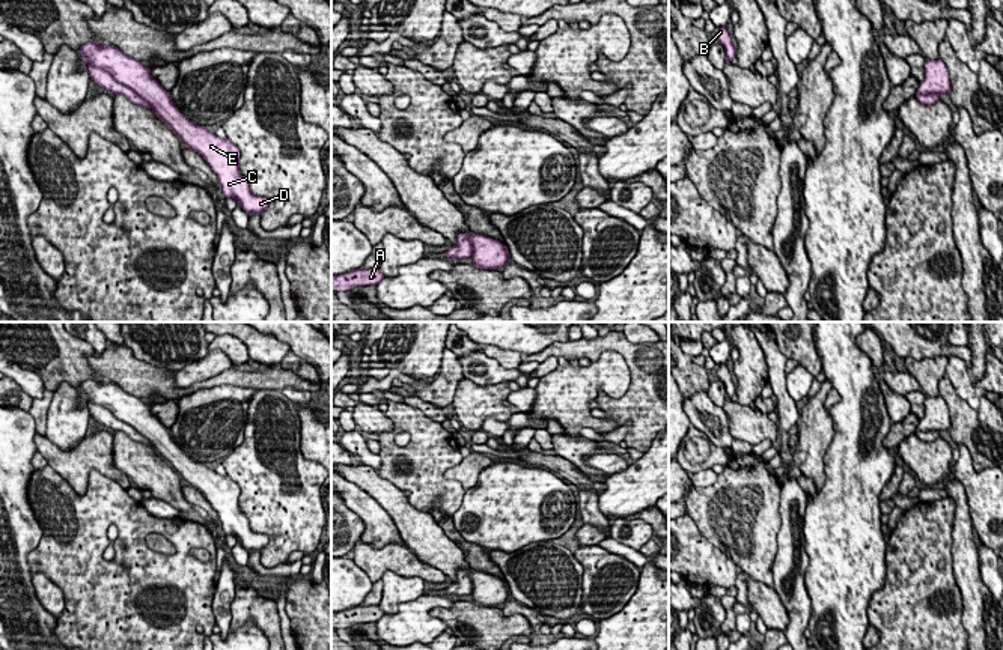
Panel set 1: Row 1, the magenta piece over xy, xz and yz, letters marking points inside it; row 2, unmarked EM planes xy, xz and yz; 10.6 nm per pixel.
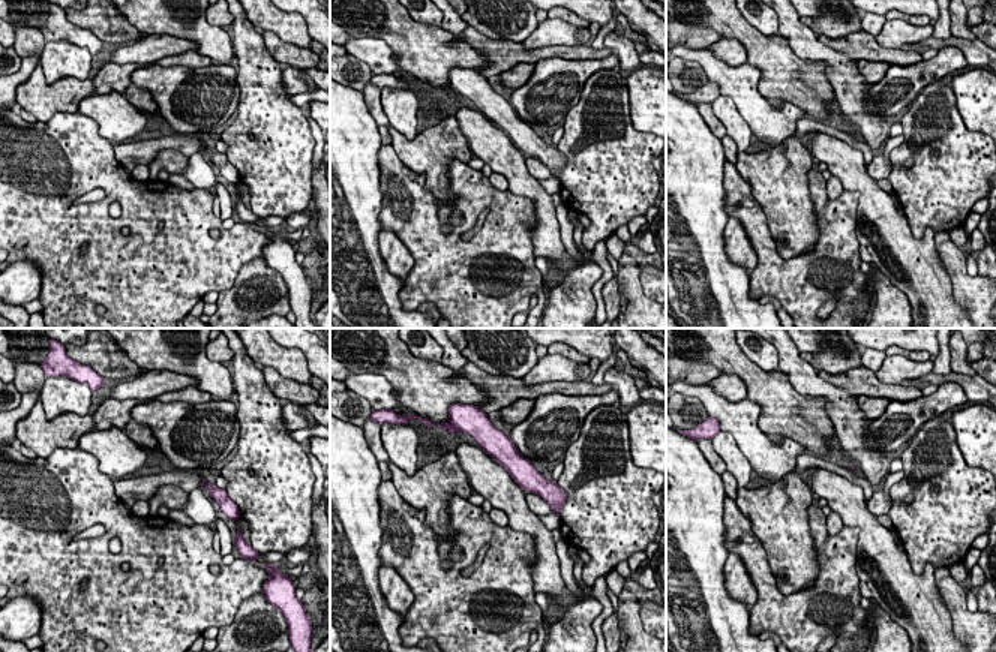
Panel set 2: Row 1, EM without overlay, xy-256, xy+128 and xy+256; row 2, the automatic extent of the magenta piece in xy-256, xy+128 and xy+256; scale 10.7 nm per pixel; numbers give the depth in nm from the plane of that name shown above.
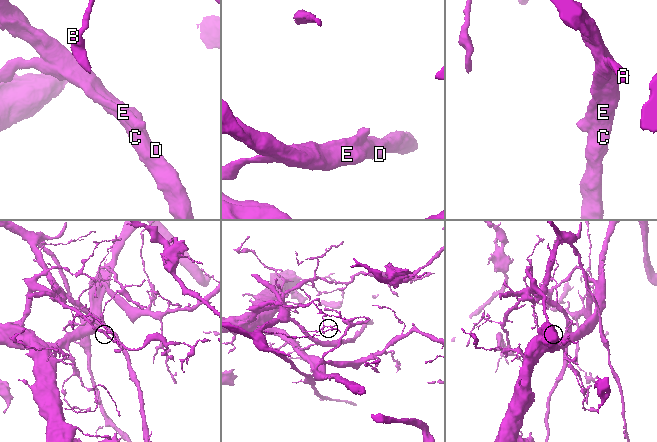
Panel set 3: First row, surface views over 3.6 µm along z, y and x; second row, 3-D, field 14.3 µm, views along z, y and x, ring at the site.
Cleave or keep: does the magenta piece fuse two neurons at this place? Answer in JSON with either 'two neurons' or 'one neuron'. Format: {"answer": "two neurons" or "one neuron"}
{"answer": "two neurons"}

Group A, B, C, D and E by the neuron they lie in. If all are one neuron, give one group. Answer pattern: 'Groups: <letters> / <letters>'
Groups: A B / C D E

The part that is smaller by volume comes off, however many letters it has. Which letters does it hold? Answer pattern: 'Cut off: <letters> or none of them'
Cut off: C, D, E

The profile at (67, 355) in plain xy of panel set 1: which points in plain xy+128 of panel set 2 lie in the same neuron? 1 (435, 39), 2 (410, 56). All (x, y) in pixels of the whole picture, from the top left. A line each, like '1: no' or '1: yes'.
1: yes
2: yes

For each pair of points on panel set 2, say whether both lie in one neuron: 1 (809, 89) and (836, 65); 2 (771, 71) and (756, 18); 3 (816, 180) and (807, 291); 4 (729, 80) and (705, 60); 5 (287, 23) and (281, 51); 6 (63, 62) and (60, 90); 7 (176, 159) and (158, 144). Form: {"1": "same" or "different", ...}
{"1": "different", "2": "different", "3": "same", "4": "same", "5": "different", "6": "different", "7": "different"}

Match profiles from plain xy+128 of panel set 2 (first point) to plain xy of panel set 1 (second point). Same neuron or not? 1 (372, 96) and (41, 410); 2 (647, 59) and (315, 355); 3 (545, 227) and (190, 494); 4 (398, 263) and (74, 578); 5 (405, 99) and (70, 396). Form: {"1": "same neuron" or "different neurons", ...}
{"1": "same neuron", "2": "different neurons", "3": "different neurons", "4": "different neurons", "5": "same neuron"}

